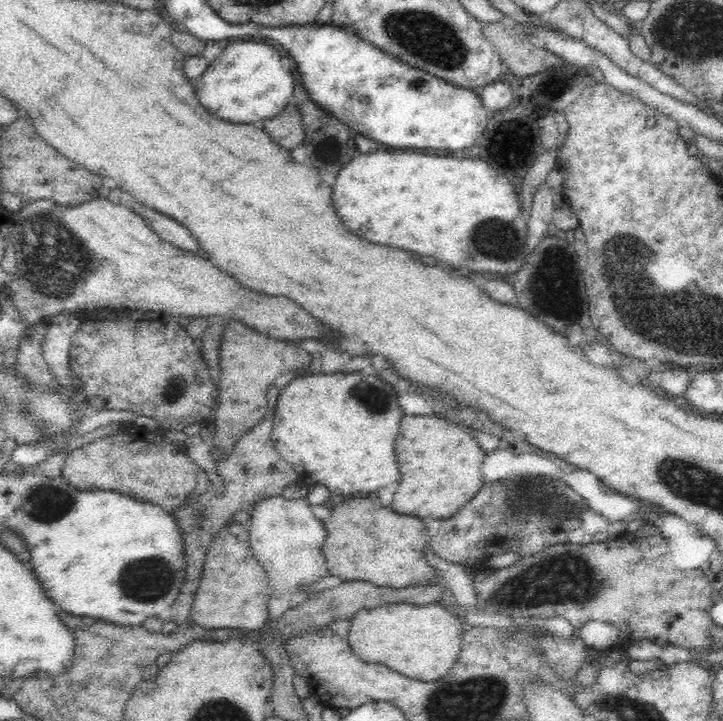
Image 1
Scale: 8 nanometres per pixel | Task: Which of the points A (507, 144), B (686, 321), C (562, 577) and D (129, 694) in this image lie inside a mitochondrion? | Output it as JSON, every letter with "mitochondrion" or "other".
{"A":"other","B":"mitochondrion","C":"mitochondrion","D":"other"}

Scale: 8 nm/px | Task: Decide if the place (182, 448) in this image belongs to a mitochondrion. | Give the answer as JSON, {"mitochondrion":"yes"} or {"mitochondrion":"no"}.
{"mitochondrion":"no"}

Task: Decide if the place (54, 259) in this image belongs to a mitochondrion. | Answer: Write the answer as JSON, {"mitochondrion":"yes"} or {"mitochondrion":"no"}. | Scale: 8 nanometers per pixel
{"mitochondrion":"yes"}

